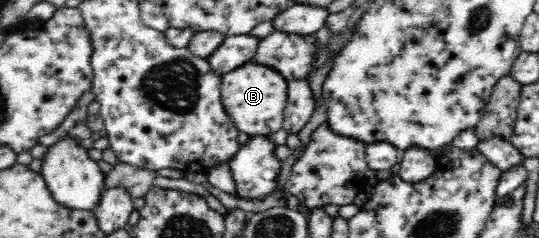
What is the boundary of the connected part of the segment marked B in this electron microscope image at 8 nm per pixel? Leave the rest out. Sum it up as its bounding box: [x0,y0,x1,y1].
[220,61,288,137]

